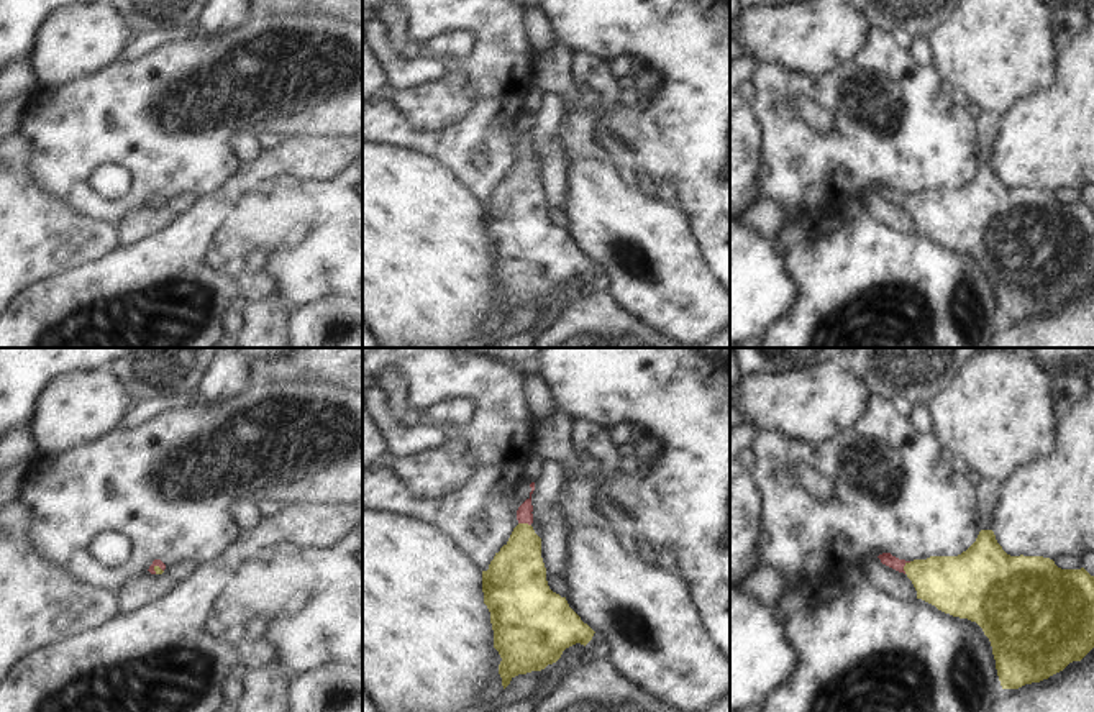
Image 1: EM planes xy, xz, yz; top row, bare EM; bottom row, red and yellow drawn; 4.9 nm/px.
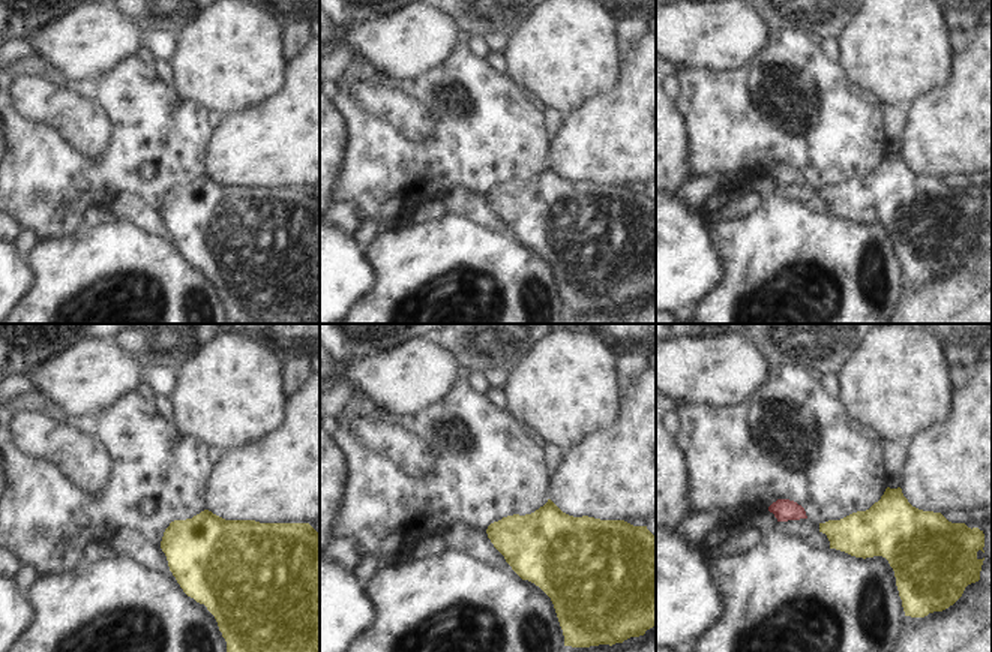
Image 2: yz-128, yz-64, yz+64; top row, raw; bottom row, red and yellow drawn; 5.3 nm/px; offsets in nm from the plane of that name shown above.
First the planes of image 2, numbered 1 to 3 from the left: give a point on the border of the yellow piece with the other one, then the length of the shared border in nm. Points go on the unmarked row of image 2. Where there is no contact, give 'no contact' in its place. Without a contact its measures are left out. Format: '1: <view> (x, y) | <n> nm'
1: no contact
2: no contact
3: no contact

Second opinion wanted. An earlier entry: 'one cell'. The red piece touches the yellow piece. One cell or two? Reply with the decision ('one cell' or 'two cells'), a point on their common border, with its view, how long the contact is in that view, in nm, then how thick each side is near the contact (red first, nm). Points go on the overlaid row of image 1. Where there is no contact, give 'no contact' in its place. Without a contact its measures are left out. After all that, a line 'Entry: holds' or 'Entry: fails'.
one cell; contact yz (904, 565); length 70 nm; calibres 60 and 280 nm
Entry: holds

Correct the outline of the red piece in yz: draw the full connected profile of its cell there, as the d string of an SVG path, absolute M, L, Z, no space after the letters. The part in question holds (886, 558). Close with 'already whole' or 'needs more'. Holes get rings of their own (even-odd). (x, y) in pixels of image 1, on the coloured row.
M981 530L976 541L958 556L905 561L882 553L877 558L912 581L917 599L982 628L1002 689L1048 679L1094 648L1094 576L1084 568L1061 569L1050 558L1010 556L992 530Z; needs more

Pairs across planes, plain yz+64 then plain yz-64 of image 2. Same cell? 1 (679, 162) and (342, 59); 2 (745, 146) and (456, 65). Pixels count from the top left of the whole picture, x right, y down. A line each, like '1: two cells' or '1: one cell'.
1: one cell
2: one cell

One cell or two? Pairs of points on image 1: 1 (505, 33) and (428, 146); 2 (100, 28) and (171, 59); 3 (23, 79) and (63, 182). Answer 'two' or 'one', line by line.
1: one
2: two
3: two

